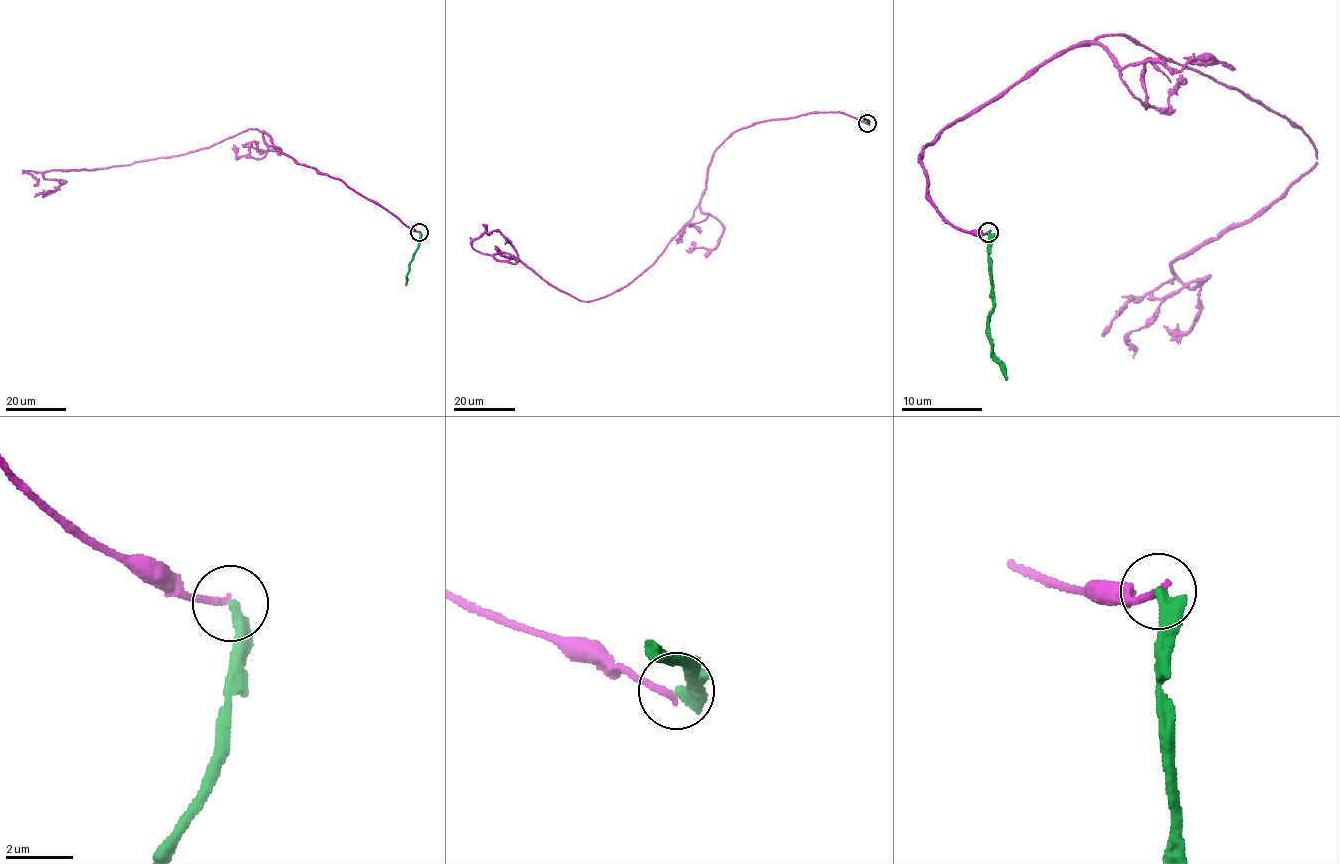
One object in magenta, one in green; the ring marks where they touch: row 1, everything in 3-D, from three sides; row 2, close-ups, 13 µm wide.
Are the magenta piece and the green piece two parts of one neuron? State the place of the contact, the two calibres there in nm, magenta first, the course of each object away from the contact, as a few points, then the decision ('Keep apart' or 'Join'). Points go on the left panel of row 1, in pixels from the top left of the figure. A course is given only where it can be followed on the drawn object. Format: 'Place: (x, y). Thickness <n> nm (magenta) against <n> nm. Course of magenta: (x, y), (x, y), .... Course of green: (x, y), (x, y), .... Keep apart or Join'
Place: (419, 232). Thickness 220 nm (magenta) against 360 nm. Course of magenta: (419, 232), (279, 151), (256, 129), (183, 154), (49, 170), (46, 178), (66, 181), (35, 197). Course of green: (419, 232), (419, 246), (410, 263), (406, 285). Keep apart

